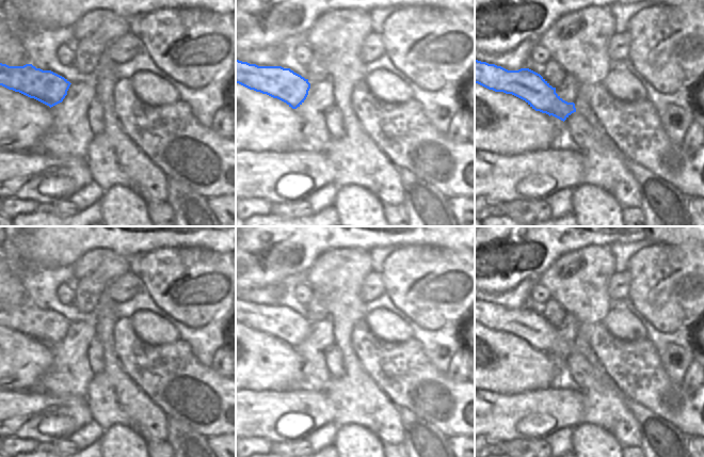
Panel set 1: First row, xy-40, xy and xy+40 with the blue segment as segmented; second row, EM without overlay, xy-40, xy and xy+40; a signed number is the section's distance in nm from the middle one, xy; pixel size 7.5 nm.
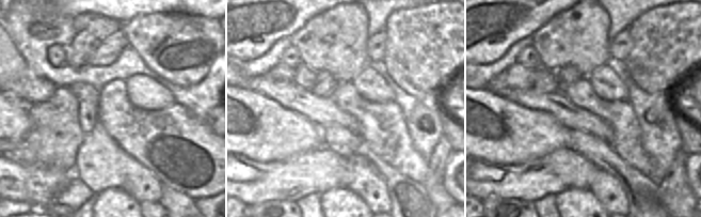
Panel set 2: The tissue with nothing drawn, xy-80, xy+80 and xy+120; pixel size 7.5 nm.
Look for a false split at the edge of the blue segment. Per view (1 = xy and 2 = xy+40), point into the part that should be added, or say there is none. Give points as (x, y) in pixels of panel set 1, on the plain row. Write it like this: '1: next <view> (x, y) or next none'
1: next none
2: next none

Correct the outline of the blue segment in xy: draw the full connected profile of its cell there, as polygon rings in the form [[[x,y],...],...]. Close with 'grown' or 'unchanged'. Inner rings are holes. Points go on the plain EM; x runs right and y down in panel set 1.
[[[236,299],[236,322],[286,342],[292,348],[300,346],[308,334],[310,322],[290,308],[258,305]]]; unchanged

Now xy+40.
[[[475,299],[475,322],[495,331],[512,333],[532,348],[565,360],[576,351],[575,343],[563,340],[540,313],[529,309],[508,310]]]; unchanged

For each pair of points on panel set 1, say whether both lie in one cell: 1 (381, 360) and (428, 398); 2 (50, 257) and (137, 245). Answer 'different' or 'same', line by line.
1: same
2: same

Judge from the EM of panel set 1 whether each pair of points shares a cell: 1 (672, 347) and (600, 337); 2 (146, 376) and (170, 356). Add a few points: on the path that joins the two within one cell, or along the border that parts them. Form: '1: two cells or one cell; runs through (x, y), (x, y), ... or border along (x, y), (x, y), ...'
1: two cells; border along (648, 339), (653, 345), (664, 368)
2: one cell; runs through (154, 371), (161, 371), (169, 363)

